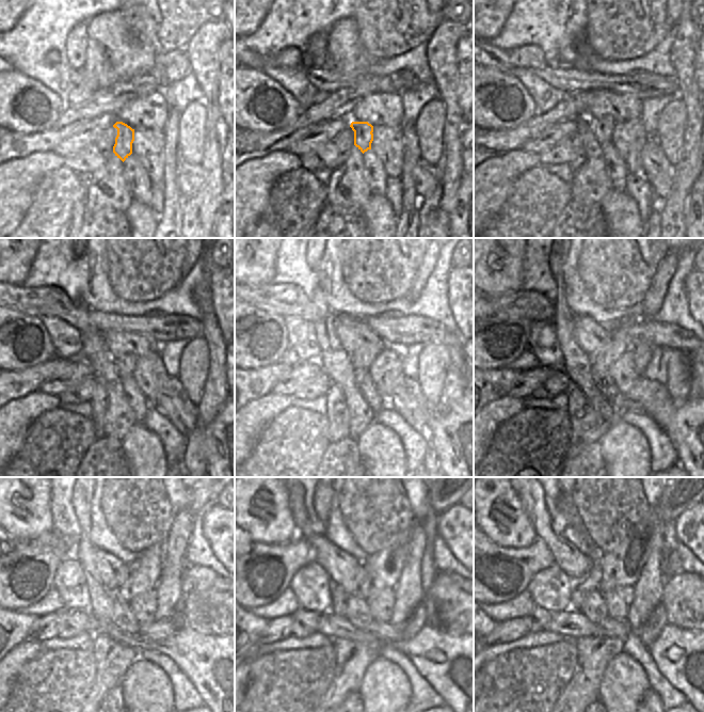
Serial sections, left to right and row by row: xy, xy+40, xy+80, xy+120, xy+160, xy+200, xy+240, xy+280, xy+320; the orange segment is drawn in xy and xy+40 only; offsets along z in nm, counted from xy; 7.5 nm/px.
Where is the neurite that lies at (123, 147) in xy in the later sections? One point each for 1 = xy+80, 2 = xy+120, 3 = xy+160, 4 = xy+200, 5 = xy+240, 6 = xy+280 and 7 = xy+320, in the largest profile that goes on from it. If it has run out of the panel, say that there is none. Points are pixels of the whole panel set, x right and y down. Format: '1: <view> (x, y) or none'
1: xy+80 (603, 128)
2: xy+120 (125, 365)
3: xy+160 (363, 358)
4: xy+200 (619, 344)
5: xy+240 (145, 572)
6: xy+280 (382, 569)
7: xy+320 (622, 567)

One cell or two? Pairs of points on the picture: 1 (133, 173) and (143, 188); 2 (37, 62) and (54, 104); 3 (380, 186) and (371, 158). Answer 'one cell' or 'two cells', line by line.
1: one cell
2: two cells
3: one cell

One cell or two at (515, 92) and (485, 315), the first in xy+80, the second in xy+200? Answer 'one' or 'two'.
one

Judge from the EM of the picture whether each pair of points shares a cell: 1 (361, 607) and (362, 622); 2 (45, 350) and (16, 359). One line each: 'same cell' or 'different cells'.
1: same cell
2: same cell

